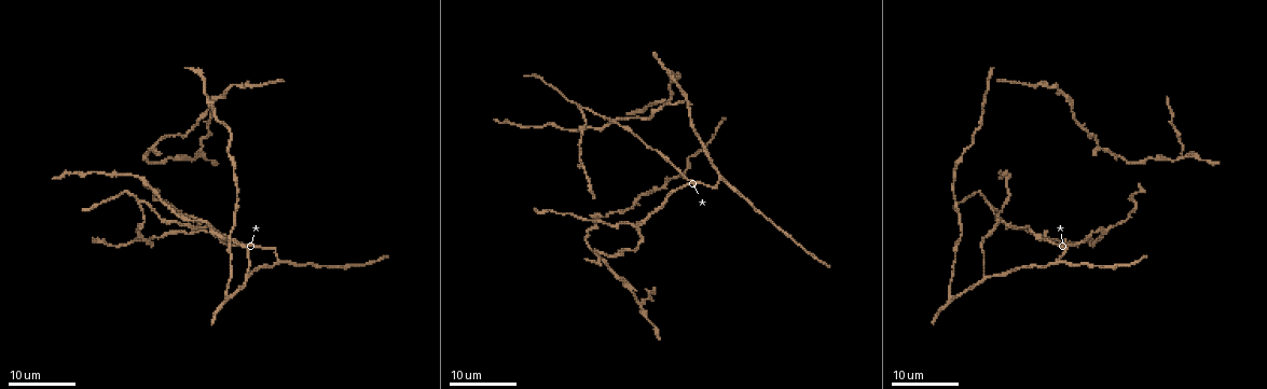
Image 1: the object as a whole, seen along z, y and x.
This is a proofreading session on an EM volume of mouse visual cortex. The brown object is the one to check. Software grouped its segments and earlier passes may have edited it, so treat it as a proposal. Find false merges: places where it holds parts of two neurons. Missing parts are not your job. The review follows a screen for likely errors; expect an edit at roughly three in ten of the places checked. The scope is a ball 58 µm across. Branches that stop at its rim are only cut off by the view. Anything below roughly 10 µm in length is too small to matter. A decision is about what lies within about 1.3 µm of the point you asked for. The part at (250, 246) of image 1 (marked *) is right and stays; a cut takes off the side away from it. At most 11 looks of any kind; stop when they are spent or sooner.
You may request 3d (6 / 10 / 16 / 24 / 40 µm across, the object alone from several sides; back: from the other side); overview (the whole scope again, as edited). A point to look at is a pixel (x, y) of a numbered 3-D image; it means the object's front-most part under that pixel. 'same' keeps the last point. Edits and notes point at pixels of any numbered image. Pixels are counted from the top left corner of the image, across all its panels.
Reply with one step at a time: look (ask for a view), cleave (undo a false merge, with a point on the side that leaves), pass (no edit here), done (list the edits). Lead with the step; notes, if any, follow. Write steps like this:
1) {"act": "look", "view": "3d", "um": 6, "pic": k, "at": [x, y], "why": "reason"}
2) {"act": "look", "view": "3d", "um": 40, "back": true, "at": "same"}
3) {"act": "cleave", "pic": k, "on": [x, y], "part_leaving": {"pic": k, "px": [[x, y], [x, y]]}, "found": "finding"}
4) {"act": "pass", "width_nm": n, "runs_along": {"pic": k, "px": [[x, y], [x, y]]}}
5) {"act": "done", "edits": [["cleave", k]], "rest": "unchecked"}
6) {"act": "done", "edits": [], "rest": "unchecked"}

{"act": "look", "view": "3d", "um": 24, "pic": 1, "at": [280, 262], "why": "side arm on a straight run"}

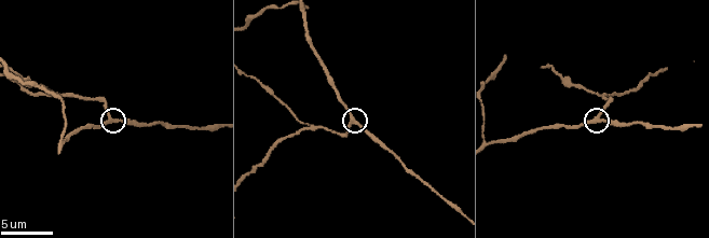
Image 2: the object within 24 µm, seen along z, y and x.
{"act": "look", "view": "3d", "um": 10, "pic": 2, "at": [597, 121]}

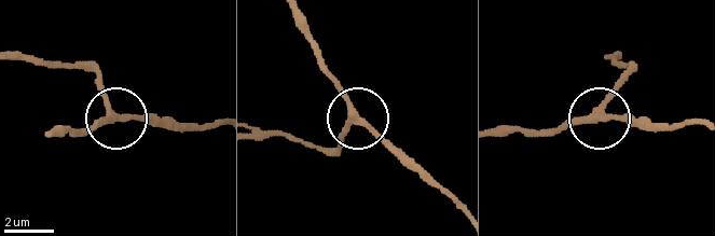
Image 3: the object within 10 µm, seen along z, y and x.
{"act": "look", "view": "3d", "um": 6, "pic": 3, "at": [120, 118]}

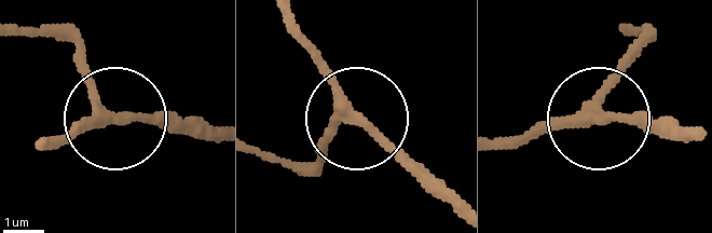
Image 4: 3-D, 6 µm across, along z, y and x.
{"act": "pass", "arms": 3, "runs_along": {"pic": 4, "px": [[18, 27], [70, 41], [111, 117], [190, 120]]}, "found": "continuous, no second neuron"}

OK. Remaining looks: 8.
{"act": "look", "view": "3d", "um": 10, "pic": 2, "at": [60, 141], "why": "arms part here"}

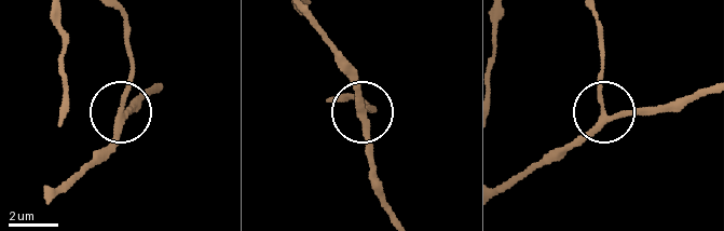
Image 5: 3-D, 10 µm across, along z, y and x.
{"act": "pass", "arms": 3, "runs_along": {"pic": 5, "px": [[706, 90], [644, 112], [603, 110], [601, 28]]}, "found": "one neuron here"}

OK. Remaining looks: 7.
{"act": "look", "view": "3d", "um": 16, "pic": 1, "at": [1100, 146], "why": "sudden change in width"}

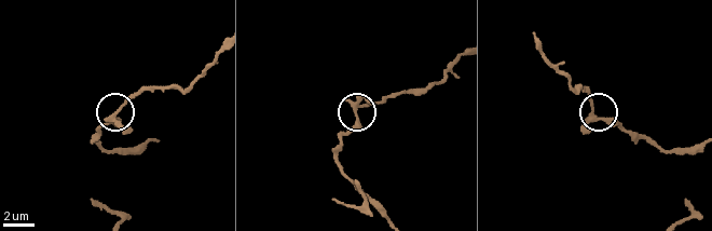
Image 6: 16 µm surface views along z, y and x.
{"act": "look", "view": "3d", "um": 10, "pic": 6, "at": [596, 116]}

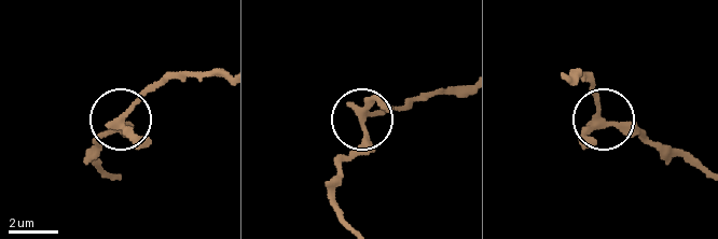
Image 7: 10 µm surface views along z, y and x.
{"act": "look", "view": "3d", "um": 10, "back": true, "pic": 7, "at": [601, 123], "why": "other side"}

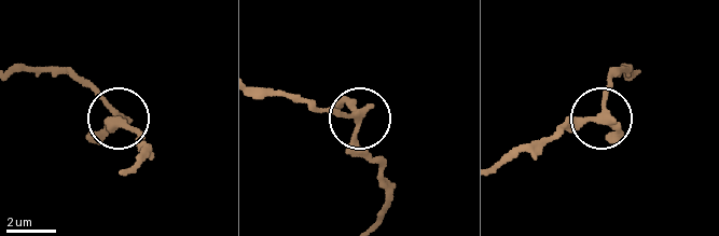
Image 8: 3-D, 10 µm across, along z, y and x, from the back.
{"act": "pass", "arms": 3, "found": "continuous, no second neuron"}

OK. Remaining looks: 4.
{"act": "look", "view": "3d", "um": 16, "pic": 1, "at": [145, 202]}

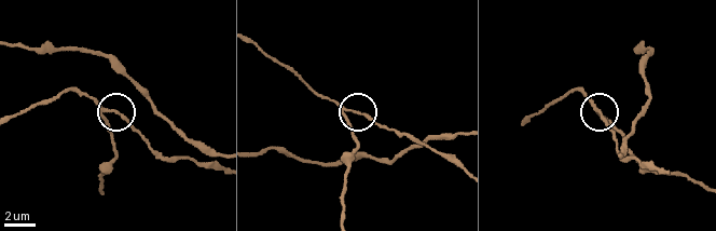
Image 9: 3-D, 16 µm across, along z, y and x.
{"act": "look", "view": "3d", "um": 10, "pic": 9, "at": [599, 110]}

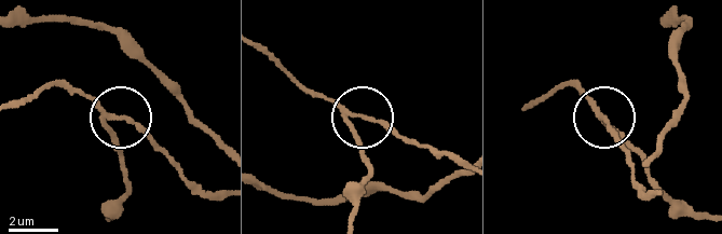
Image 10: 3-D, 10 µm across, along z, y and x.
{"act": "cleave", "pic": 10, "on": [111, 138], "width_nm": 160, "part_leaving": {"pic": 10, "px": [[345, 110], [368, 171], [351, 216]]}, "found": "a second neuron is stuck on"}

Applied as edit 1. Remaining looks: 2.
{"act": "look", "view": "3d", "um": 16, "pic": 1, "at": [635, 227]}

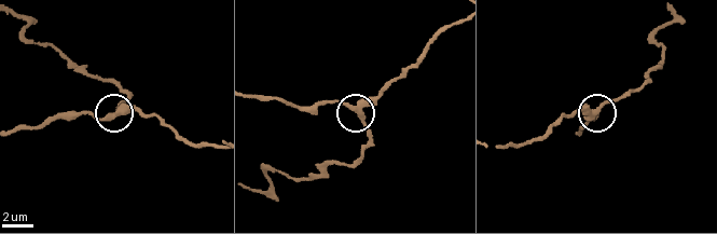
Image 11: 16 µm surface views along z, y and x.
{"act": "look", "view": "3d", "um": 10, "pic": 11, "at": [361, 114], "why": "zoom in"}

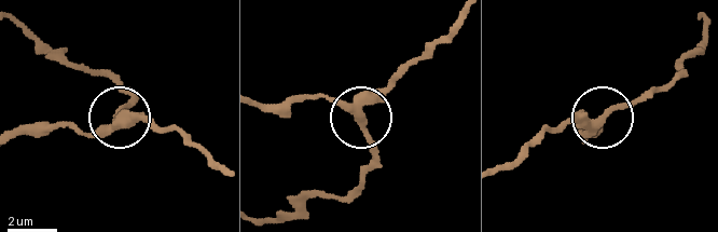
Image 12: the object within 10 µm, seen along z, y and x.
{"act": "pass", "arms": 3, "runs_along": {"pic": 12, "px": [[460, 19], [360, 117], [308, 94]]}, "found": "one neuron here"}

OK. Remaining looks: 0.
{"act": "done", "edits": [["cleave", 10]], "rest": "unchecked"}

